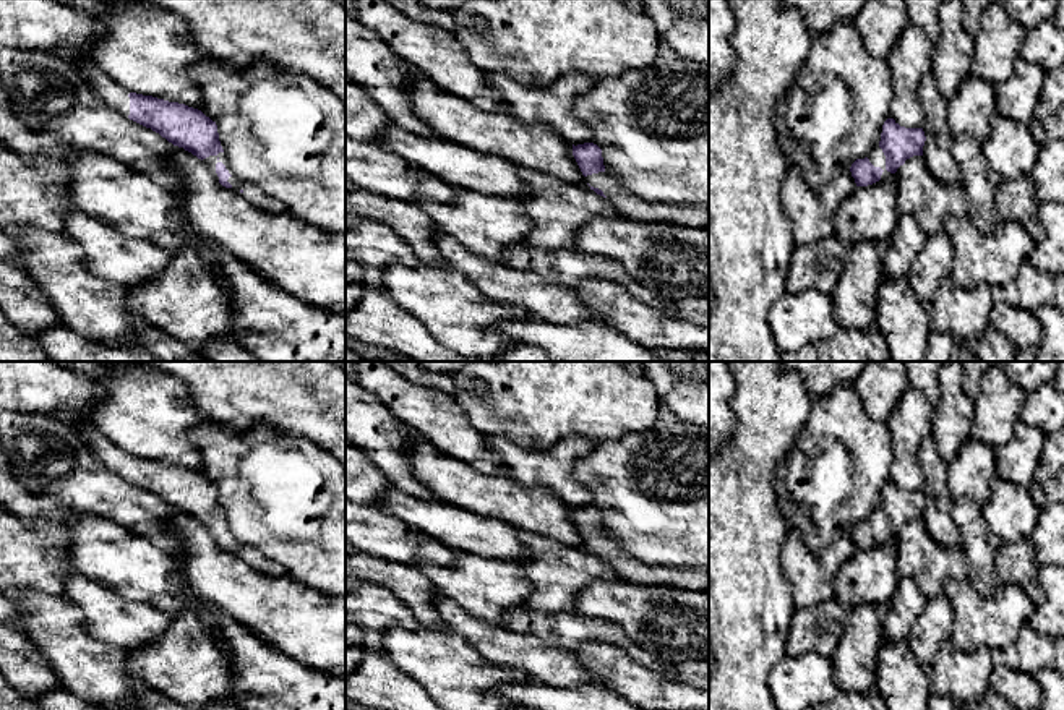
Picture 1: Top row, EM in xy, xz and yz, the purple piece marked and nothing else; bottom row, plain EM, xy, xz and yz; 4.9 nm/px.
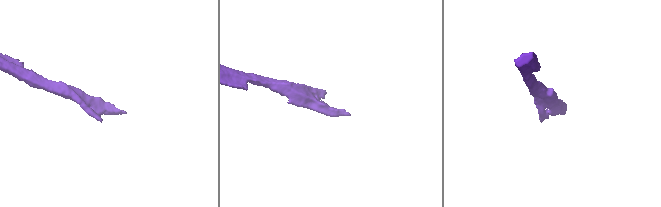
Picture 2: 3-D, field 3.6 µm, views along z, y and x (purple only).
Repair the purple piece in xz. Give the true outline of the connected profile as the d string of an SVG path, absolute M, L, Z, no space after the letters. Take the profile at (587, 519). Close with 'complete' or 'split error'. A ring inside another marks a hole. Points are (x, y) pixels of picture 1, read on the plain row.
M573 507L573 519L590 553L607 561L624 582L709 592L709 569L647 566L623 551L605 533L602 512L597 507Z; split error

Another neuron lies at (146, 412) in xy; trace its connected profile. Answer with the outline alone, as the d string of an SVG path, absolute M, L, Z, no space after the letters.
M107 361L99 381L104 386L104 396L89 410L91 423L97 431L130 456L201 473L201 452L190 441L188 433L201 423L212 421L191 405L182 379L141 361Z

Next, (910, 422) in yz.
M908 389L899 399L886 421L892 434L894 460L890 481L905 491L923 490L923 470L920 465L920 447L925 438L931 436L934 404L923 392Z

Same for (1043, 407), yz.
M1054 383L1025 392L1020 420L1040 428L1045 434L1064 428L1064 392Z

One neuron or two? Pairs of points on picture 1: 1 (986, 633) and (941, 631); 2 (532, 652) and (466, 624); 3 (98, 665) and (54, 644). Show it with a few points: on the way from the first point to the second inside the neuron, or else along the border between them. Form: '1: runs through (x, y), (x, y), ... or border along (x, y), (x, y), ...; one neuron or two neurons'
1: border along (943, 594), (954, 613), (951, 639); two neurons
2: runs through (516, 650), (501, 647), (482, 636); one neuron
3: runs through (86, 665), (65, 645); one neuron

